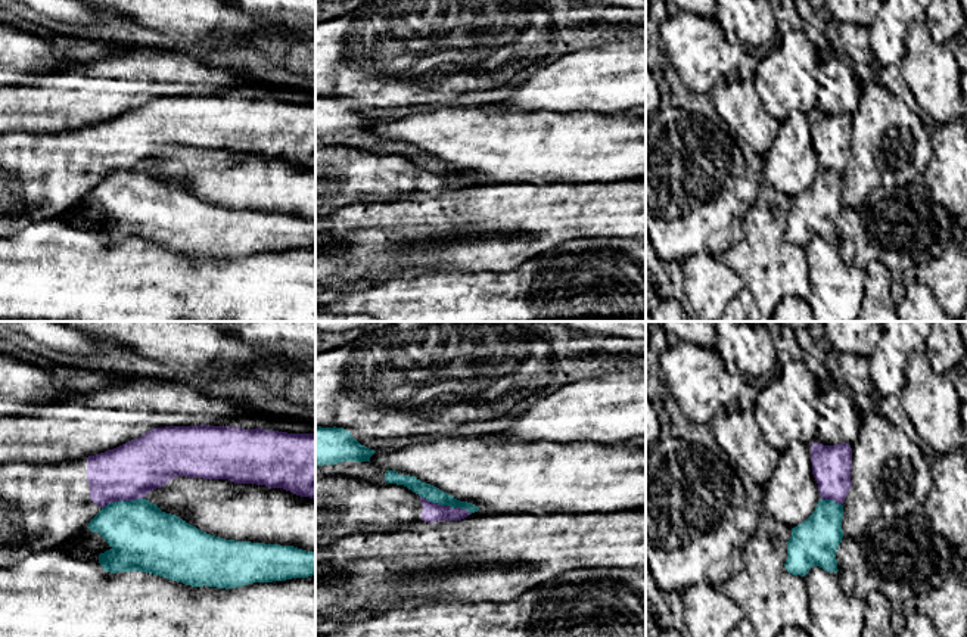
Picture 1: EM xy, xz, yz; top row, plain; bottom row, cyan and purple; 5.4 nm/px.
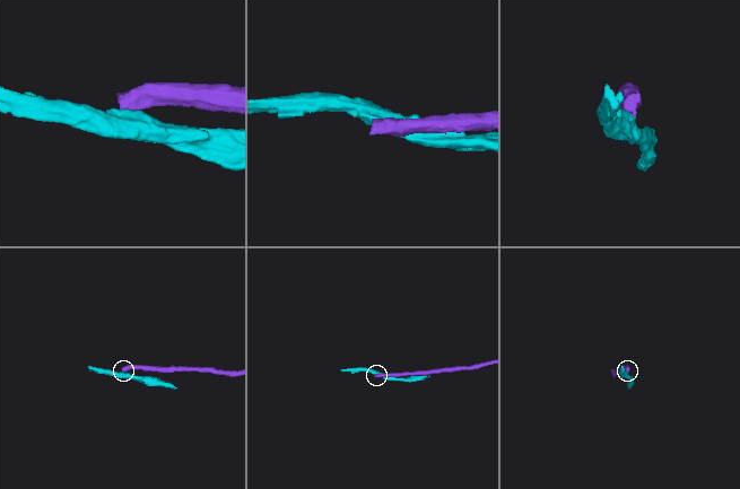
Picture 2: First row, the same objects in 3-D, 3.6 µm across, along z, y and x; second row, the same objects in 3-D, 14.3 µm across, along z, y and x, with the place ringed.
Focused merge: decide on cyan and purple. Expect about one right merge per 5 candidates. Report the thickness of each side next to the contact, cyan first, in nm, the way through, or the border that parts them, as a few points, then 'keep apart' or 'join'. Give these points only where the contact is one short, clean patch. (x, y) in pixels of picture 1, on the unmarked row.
calibres 90 and 100 nm; border xz (420, 165), (451, 177), (465, 177), (470, 183); keep apart

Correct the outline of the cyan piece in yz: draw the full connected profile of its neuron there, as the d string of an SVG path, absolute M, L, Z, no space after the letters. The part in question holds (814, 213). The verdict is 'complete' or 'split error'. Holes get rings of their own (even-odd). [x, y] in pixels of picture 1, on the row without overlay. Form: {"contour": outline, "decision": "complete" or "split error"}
{"contour": "M821 168L812 184L792 198L792 206L786 212L787 242L805 246L812 236L839 242L836 221L843 208L842 189L843 175Z", "decision": "complete"}

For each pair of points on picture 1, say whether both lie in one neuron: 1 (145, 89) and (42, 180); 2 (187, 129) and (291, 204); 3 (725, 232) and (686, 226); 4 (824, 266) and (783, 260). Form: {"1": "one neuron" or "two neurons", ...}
{"1": "two neurons", "2": "two neurons", "3": "one neuron", "4": "two neurons"}

